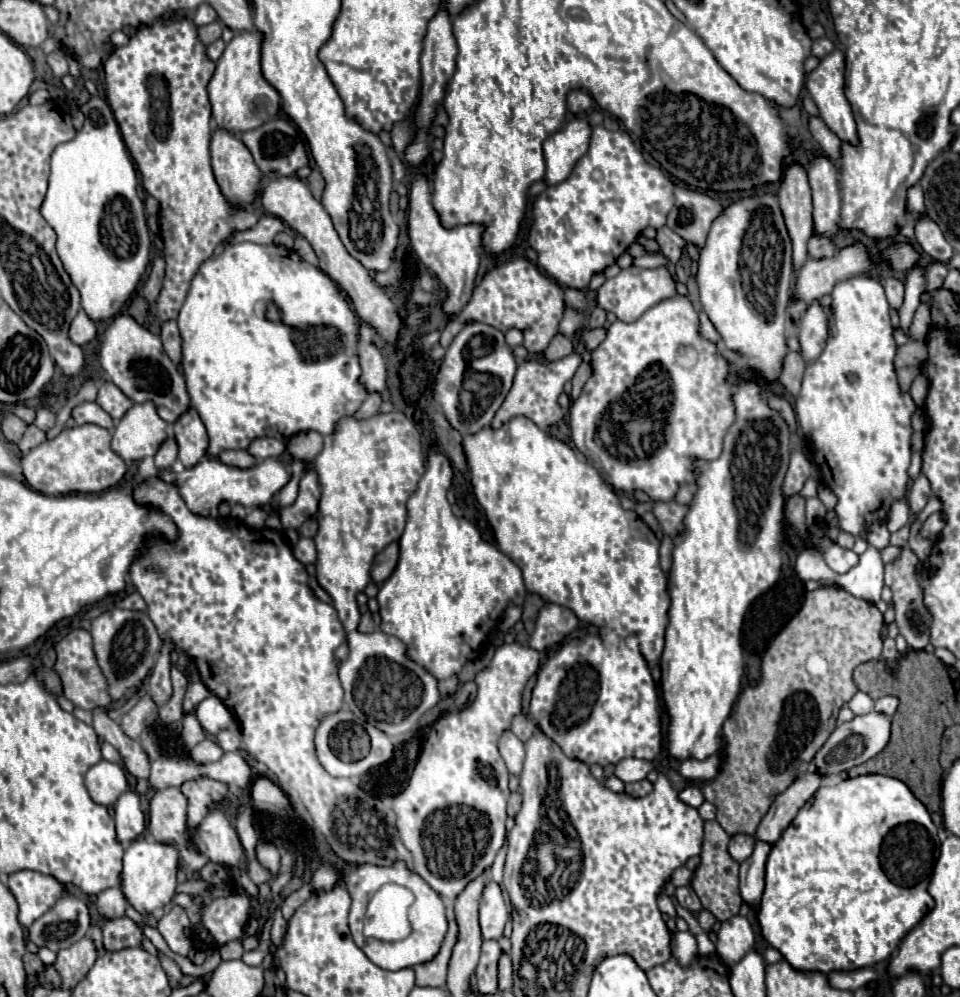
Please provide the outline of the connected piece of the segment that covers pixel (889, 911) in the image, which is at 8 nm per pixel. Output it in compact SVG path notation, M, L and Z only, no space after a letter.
M868 774L858 778L846 778L832 786L820 786L818 792L800 808L796 818L790 822L790 826L782 832L780 840L772 846L766 862L766 888L758 910L758 922L762 926L762 934L768 940L770 946L780 950L780 954L796 968L806 972L832 972L832 970L858 970L864 966L872 966L876 962L882 962L890 958L890 954L898 948L900 940L906 936L908 930L912 930L932 908L934 900L928 894L930 876L934 870L938 858L938 836L936 826L924 808L924 804L910 792L910 788L888 776L880 774Z

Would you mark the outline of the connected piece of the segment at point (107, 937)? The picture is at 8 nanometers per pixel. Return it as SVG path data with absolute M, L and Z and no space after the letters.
M126 916L104 922L104 948L106 950L122 950L122 948L140 946L142 938L144 934L140 926Z

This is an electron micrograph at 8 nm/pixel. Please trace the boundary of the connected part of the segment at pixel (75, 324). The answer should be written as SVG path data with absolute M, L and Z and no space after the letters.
M80 310L76 314L76 318L72 320L68 336L70 336L70 340L74 344L86 344L86 342L90 342L96 336L96 324L86 316L84 310Z

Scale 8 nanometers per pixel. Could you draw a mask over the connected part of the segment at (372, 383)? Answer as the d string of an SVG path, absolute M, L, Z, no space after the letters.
M360 324L358 340L358 360L362 368L362 386L368 394L382 392L386 388L386 360L380 350L374 346L374 330L366 324Z

